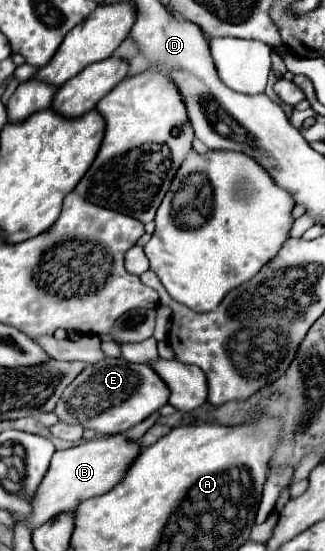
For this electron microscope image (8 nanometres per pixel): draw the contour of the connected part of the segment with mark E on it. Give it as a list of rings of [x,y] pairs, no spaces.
[[[102,359],[88,365],[62,393],[54,413],[62,423],[78,423],[84,429],[94,429],[100,435],[126,433],[130,427],[144,421],[148,415],[168,403],[168,387],[156,377],[150,365],[126,363],[124,359]]]

